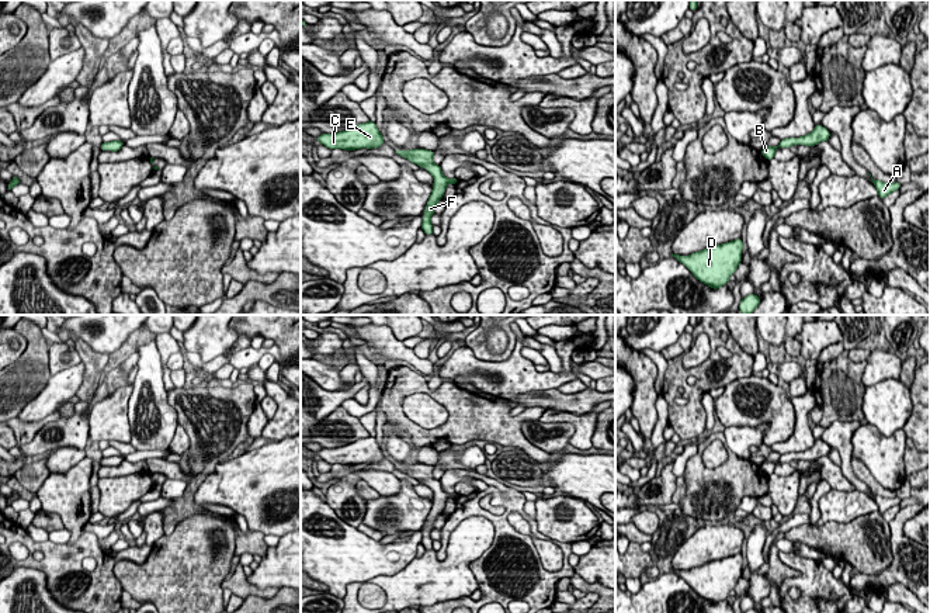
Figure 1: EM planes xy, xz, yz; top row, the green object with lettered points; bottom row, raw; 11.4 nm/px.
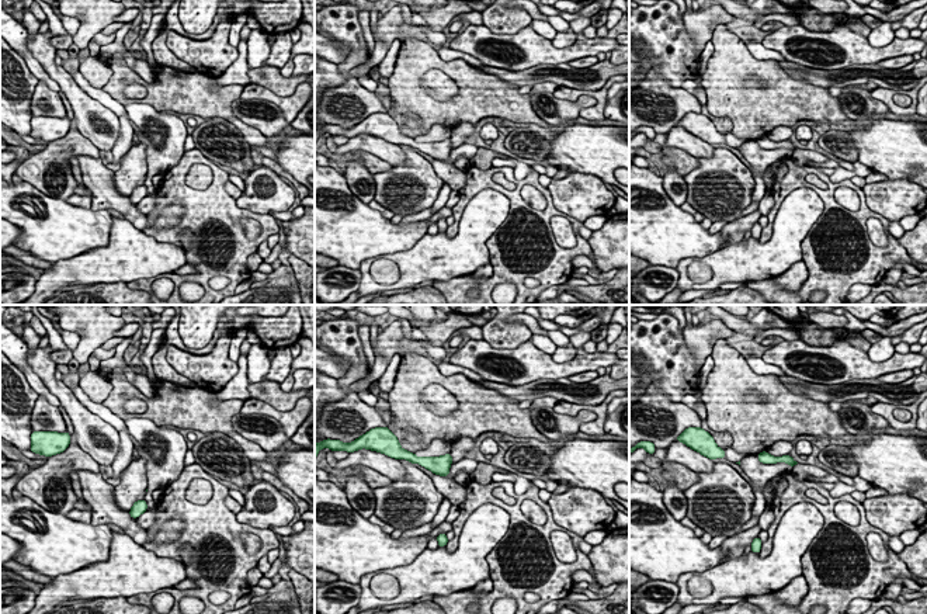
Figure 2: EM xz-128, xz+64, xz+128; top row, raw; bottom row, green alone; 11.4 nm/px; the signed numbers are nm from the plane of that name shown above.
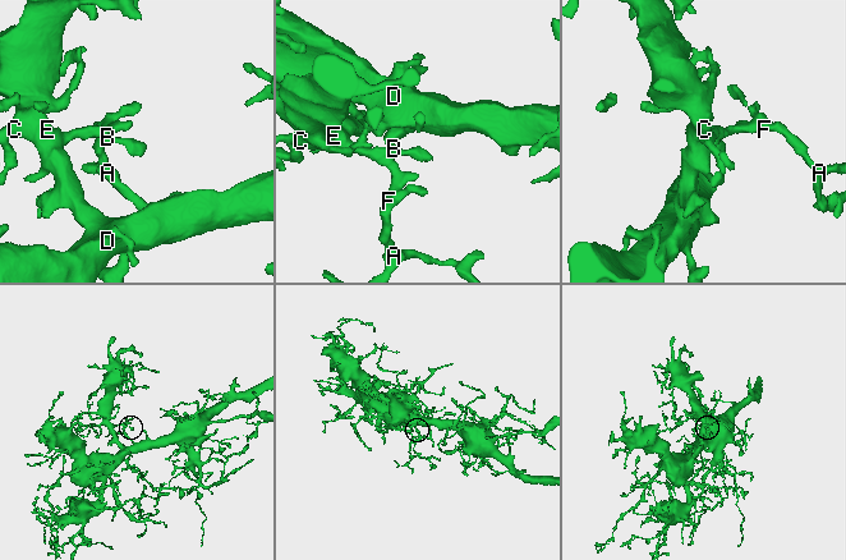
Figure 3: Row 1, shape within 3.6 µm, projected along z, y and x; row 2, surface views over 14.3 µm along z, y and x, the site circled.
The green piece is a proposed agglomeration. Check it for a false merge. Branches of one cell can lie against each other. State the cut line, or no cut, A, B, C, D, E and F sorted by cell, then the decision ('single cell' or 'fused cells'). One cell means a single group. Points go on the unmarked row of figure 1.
no cut | A B C D E F | single cell

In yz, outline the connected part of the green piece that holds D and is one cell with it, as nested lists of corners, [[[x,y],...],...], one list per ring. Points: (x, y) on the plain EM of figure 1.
[[[742,553],[722,560],[711,561],[690,571],[673,569],[697,595],[714,605],[728,599],[729,592],[742,578]]]

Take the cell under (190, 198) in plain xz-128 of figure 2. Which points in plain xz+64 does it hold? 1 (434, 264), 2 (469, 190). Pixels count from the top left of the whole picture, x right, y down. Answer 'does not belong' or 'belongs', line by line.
1: does not belong
2: belongs

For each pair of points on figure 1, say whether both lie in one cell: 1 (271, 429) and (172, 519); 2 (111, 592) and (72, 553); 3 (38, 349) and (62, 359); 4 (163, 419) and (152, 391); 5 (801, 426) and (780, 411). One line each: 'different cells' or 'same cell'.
1: different cells
2: same cell
3: different cells
4: same cell
5: different cells

